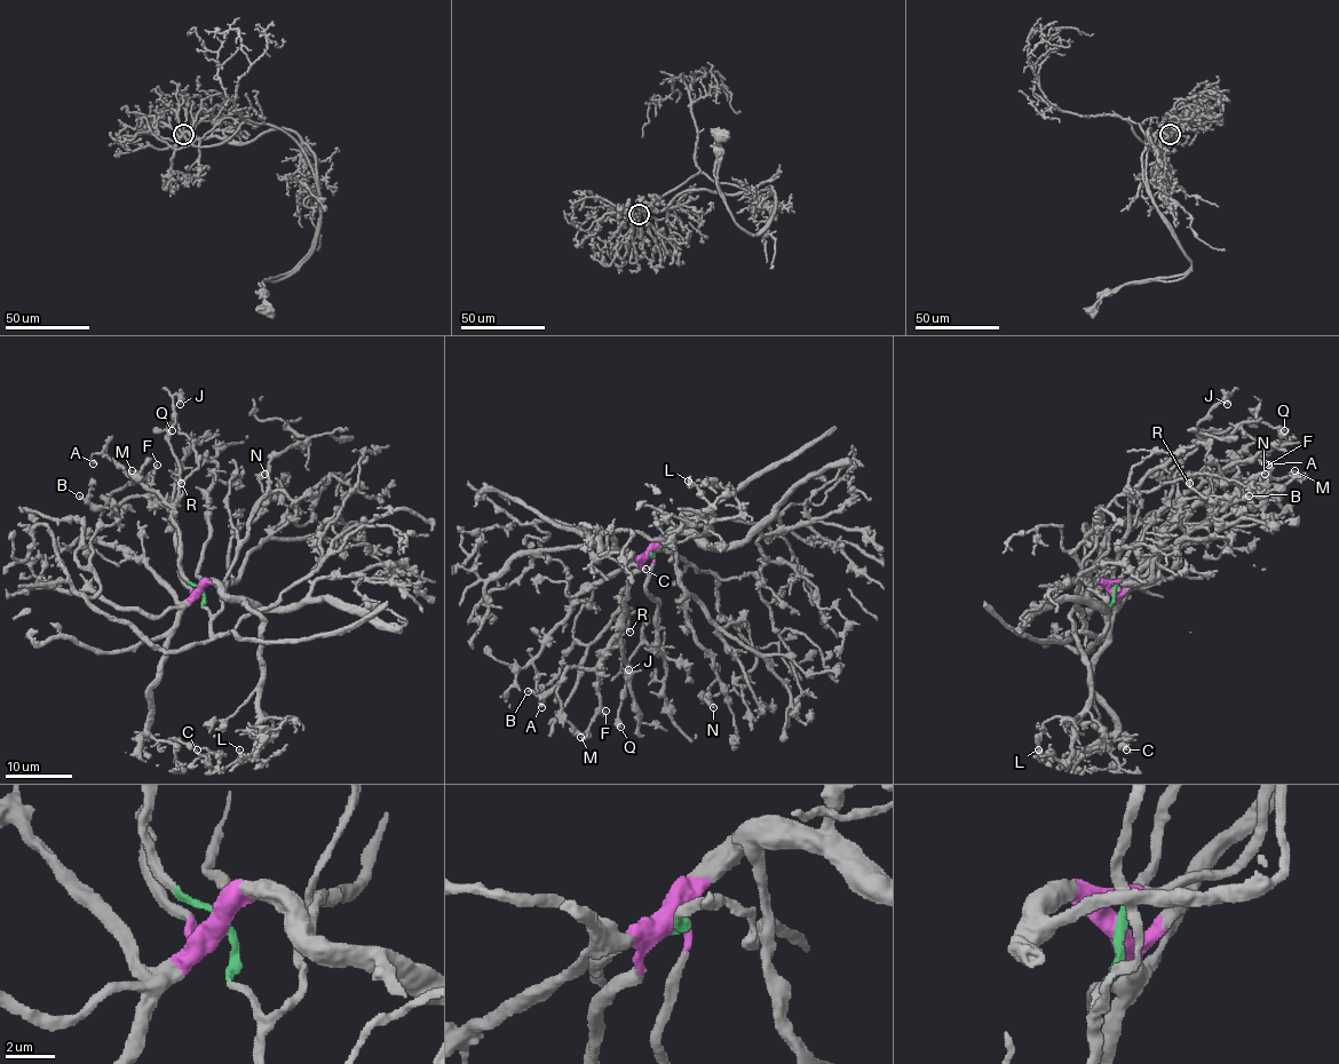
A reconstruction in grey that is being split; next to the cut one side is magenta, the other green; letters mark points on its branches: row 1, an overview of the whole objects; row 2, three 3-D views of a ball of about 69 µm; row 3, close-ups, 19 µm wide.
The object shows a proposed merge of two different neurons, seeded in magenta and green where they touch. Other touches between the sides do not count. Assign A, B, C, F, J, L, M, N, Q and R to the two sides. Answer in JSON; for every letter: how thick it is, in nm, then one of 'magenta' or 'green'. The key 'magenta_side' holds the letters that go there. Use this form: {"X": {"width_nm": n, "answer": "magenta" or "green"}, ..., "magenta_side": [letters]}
{"A": {"width_nm": 320, "answer": "green"}, "B": {"width_nm": 170, "answer": "magenta"}, "C": {"width_nm": 260, "answer": "magenta"}, "F": {"width_nm": 200, "answer": "magenta"}, "J": {"width_nm": 460, "answer": "green"}, "L": {"width_nm": 190, "answer": "magenta"}, "M": {"width_nm": 360, "answer": "magenta"}, "N": {"width_nm": 240, "answer": "magenta"}, "Q": {"width_nm": 440, "answer": "green"}, "R": {"width_nm": 220, "answer": "green"}, "magenta_side": ["B", "C", "F", "L", "M", "N"]}

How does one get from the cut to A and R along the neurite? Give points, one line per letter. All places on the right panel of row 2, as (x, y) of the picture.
A: (1112, 589), (1123, 574), (1124, 555), (1142, 530), (1199, 483), (1201, 471), (1213, 460), (1246, 453), (1265, 463)
R: (1112, 589), (1123, 574), (1124, 555), (1161, 508), (1177, 473), (1189, 483)

